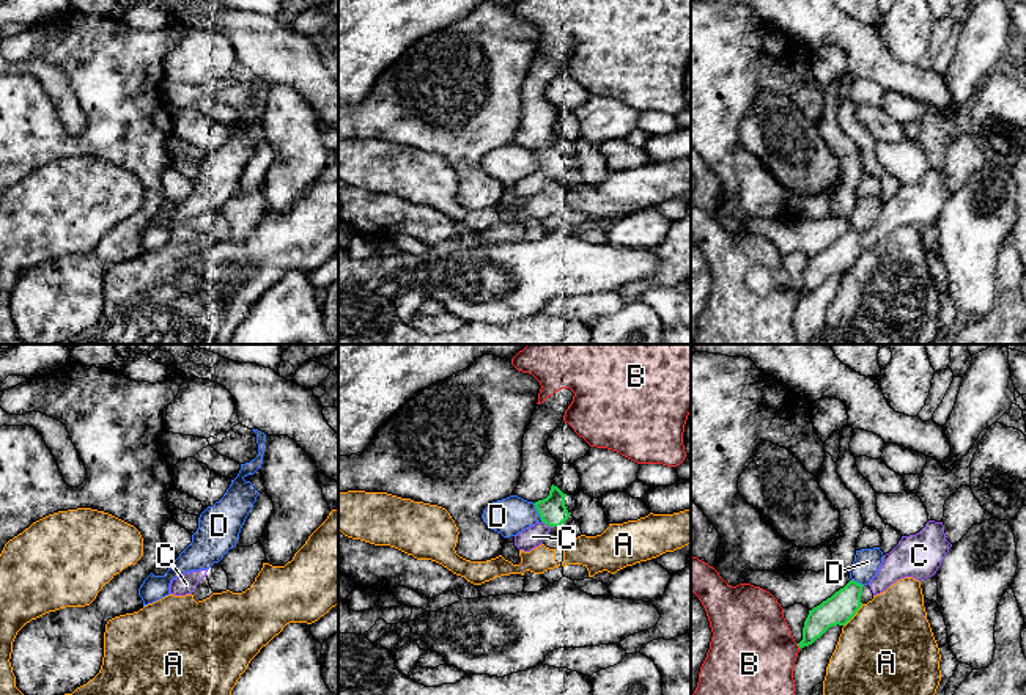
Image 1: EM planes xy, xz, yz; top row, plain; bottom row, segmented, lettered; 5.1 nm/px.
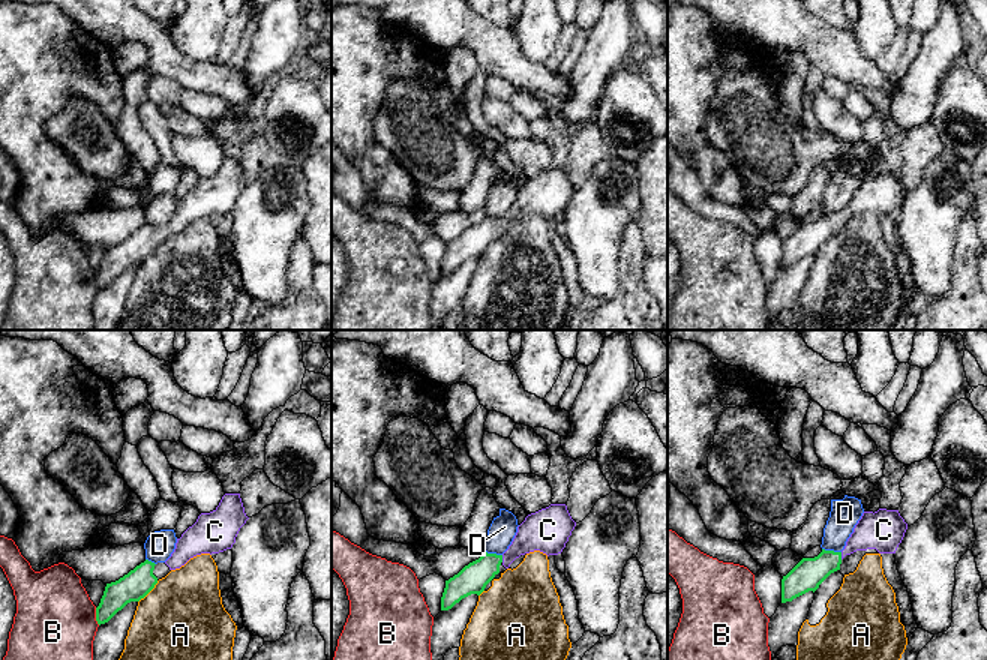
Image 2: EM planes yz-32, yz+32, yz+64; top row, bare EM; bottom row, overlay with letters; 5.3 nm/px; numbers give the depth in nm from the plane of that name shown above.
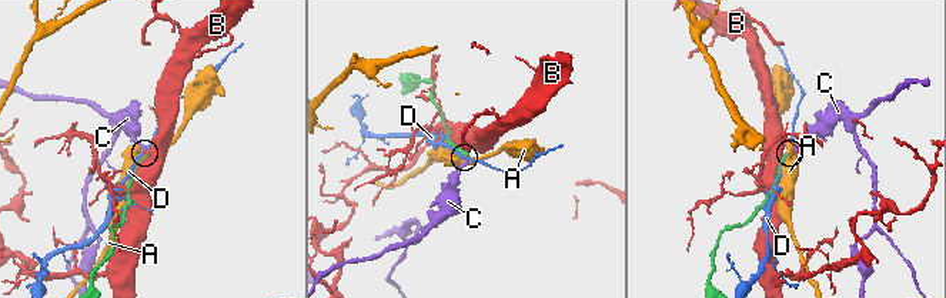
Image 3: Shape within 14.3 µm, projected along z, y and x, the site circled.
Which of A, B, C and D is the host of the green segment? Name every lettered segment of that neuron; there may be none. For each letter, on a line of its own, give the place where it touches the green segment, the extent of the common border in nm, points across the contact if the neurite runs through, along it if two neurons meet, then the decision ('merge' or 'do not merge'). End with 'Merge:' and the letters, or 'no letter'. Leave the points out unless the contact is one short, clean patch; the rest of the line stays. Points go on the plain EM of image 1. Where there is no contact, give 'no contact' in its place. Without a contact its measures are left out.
A: meets green in yz at (855, 261); contact 160 nm long; do not merge
B: meets green in yz at (798, 293); contact 40 nm long; do not merge
C: meets green in xz at (546, 172); contact 70 nm long; merge
D: meets green in xz at (537, 158); contact 100 nm long; do not merge
Merge: C

